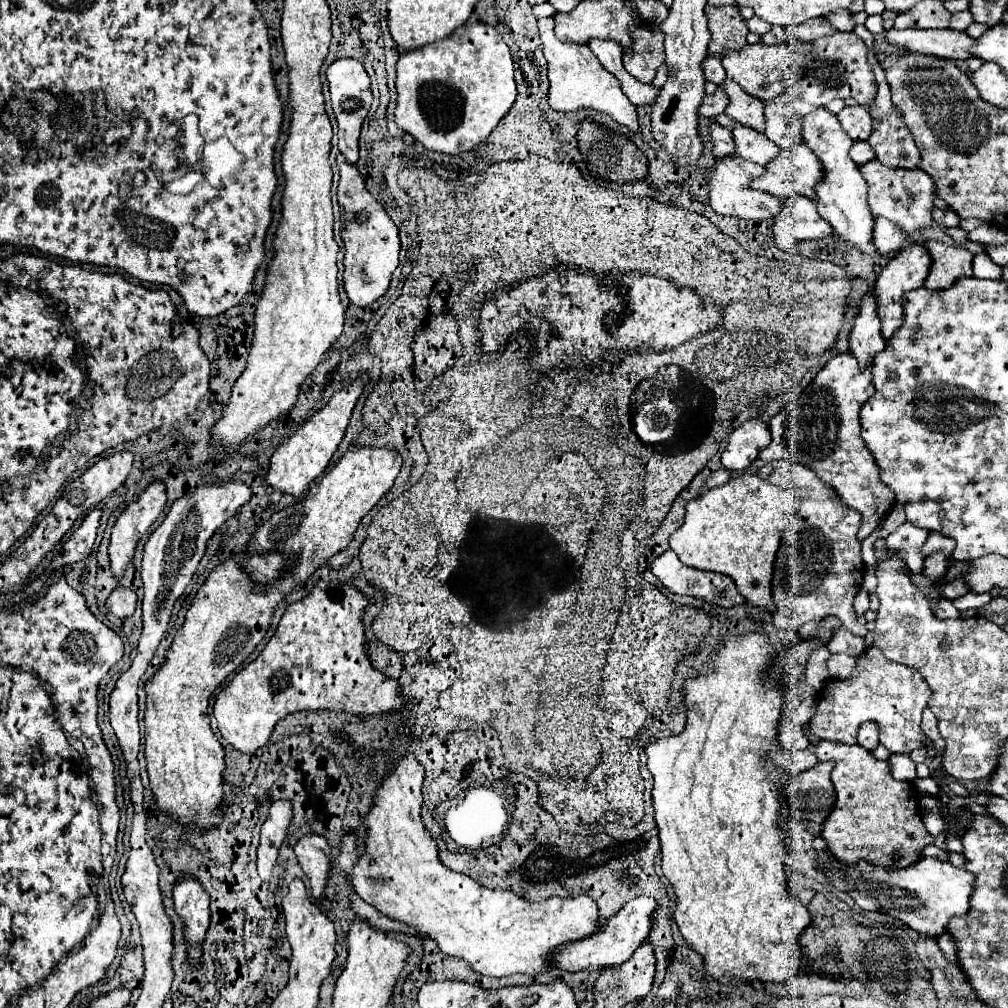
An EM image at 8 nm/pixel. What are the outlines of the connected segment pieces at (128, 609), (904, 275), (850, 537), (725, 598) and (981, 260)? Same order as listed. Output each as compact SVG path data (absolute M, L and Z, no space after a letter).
M118 586L108 602L106 602L106 608L116 616L116 618L130 618L136 610L136 592L130 590L130 588L124 588L124 586Z
M910 244L908 250L902 250L880 272L880 276L876 280L876 284L880 286L880 290L878 290L876 296L878 296L878 314L880 314L880 320L882 320L882 334L884 334L886 340L902 324L902 296L904 296L904 292L920 288L922 282L924 282L924 278L926 278L926 274L928 274L928 268L930 268L928 252L922 248L922 244Z
M776 460L758 466L758 476L780 488L794 490L802 502L798 510L800 530L794 534L798 538L784 540L774 562L774 626L796 630L804 622L836 616L850 632L866 636L868 630L858 624L858 614L852 606L852 600L864 580L864 562L860 556L860 540L856 536L862 526L862 516L846 506L836 496L834 488L824 484L808 466L794 464L790 460Z
M672 550L664 552L662 556L658 556L650 564L650 570L674 594L686 594L686 596L702 598L702 600L706 600L710 604L718 604L718 606L724 606L724 608L730 608L730 606L736 606L736 604L744 602L744 596L738 592L738 588L736 588L736 584L734 584L734 580L730 576L718 574L718 572L702 572L702 570L696 570L696 568L688 568L686 564L680 562L680 558L676 556L676 552L672 552Z
M978 254L978 256L974 256L972 268L974 268L974 276L976 276L976 278L992 278L992 280L994 280L994 278L1000 278L1000 274L1002 274L1000 266L994 264L988 254Z

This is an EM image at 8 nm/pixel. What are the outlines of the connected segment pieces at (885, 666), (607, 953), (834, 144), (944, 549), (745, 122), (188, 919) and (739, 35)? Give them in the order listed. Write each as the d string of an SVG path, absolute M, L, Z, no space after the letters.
M868 646L856 662L856 674L838 682L828 680L818 696L818 710L812 716L808 728L820 740L857 744L857 732L862 722L872 720L880 728L880 744L892 754L908 754L916 748L924 748L926 734L920 730L922 710L928 702L928 684L924 676L904 664L896 664L880 654L878 648Z
M634 898L630 900L616 916L608 918L608 922L604 924L604 930L600 930L600 934L594 934L592 938L584 938L584 942L572 942L572 946L560 946L560 950L556 950L556 954L552 956L552 964L556 968L562 970L586 970L586 968L606 968L606 966L616 966L626 962L634 950L646 940L646 936L652 932L654 928L654 912L658 910L658 902L656 898Z
M816 108L814 112L806 114L802 120L802 134L804 134L804 142L810 150L814 150L814 154L824 162L824 172L828 174L828 178L824 178L824 184L820 182L816 194L818 194L818 212L832 224L832 228L844 238L848 240L854 248L862 250L864 254L876 254L878 248L872 242L872 230L874 230L874 216L868 210L868 202L866 202L866 194L868 194L868 186L864 182L864 178L860 178L858 166L848 158L848 150L854 144L848 134L844 134L844 130L840 128L840 122L836 116L832 116L826 108Z
M930 534L928 540L926 540L926 544L920 548L920 552L922 552L924 558L930 556L930 554L934 554L934 552L942 552L942 554L946 554L950 558L952 550L954 550L952 538L944 538L940 534Z
M726 78L722 82L722 88L726 90L726 94L730 98L730 104L724 110L724 114L728 114L736 124L742 124L742 126L748 126L752 130L764 132L766 130L766 124L764 124L764 106L766 106L766 102L756 98L756 96L746 94L730 78Z
M180 874L174 886L174 908L184 918L184 940L190 944L188 958L196 966L200 962L200 944L210 926L210 896L192 874Z
M706 6L708 26L712 32L710 40L710 54L740 50L746 44L748 24L740 14L738 6Z

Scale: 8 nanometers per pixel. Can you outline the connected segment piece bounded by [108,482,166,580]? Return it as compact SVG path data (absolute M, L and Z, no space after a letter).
M152 482L136 502L132 502L116 520L110 536L110 570L122 580L128 564L134 558L134 550L142 534L158 520L166 506L166 490L162 482Z

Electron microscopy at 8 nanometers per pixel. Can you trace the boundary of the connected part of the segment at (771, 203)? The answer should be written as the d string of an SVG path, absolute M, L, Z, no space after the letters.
M738 156L726 158L726 160L718 160L712 174L708 176L710 182L710 206L724 216L736 216L736 218L750 218L750 220L774 220L776 214L782 210L782 200L754 190L752 188L752 180L762 176L766 170L764 166L756 166L754 162L746 162L746 160L738 160Z

